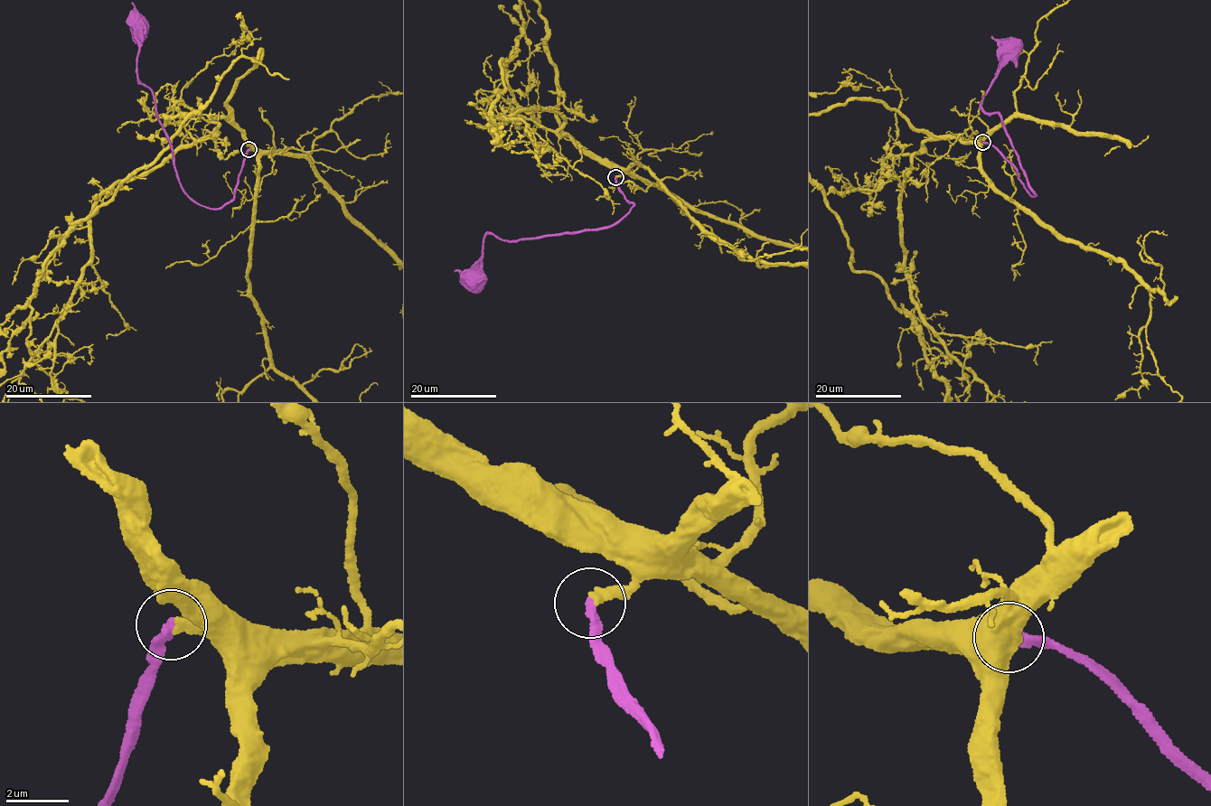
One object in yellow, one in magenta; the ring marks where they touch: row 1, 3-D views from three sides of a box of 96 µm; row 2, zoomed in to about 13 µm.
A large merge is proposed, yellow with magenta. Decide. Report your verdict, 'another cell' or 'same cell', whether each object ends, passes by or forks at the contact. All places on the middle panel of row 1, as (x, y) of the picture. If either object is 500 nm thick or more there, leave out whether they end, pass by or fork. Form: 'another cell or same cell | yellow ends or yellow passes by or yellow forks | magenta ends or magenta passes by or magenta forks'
same cell | yellow ends | magenta ends

